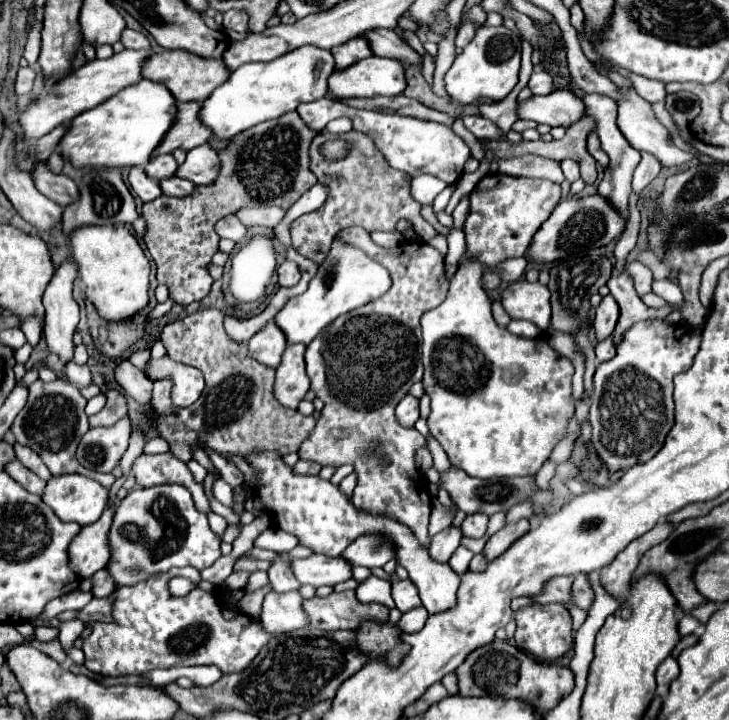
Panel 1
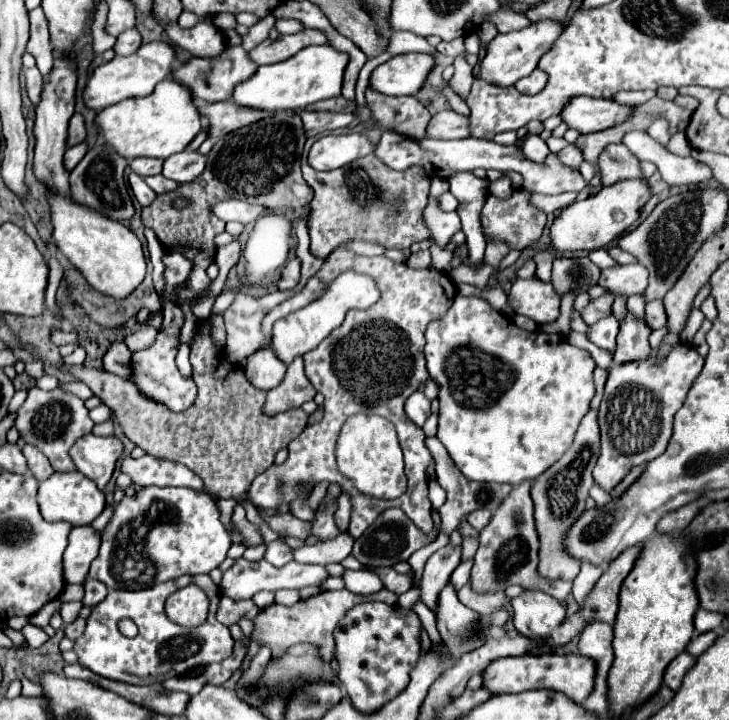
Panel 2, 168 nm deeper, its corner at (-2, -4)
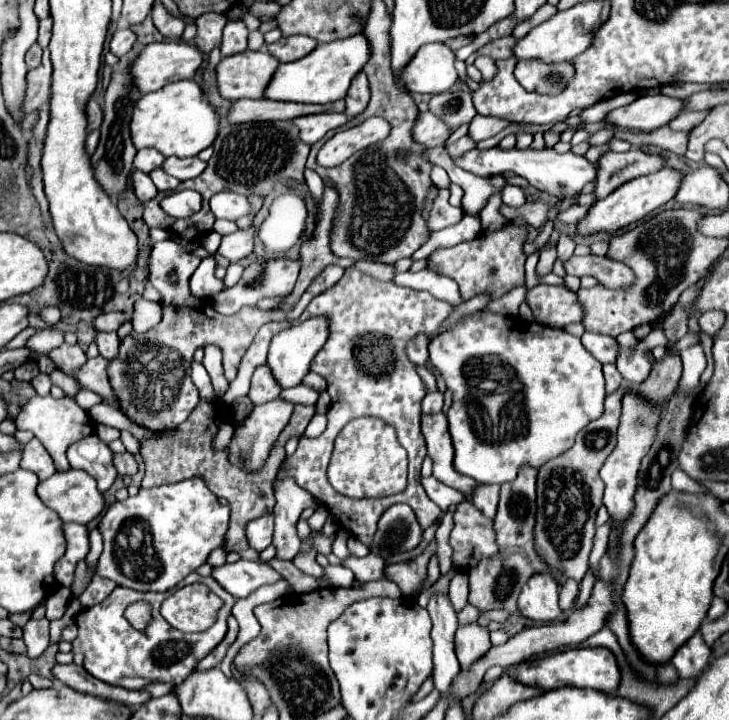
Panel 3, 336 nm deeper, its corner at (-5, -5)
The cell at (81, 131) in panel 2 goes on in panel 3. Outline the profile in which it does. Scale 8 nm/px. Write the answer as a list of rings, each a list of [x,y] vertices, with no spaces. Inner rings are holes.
[[[91,98],[89,104],[87,104],[87,120],[89,120],[89,126],[87,126],[89,132],[99,128],[101,122],[103,122],[103,110],[101,110],[101,104],[95,98]]]

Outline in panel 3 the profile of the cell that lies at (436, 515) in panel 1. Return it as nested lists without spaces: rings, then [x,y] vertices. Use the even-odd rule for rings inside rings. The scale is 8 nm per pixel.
[[[367,554],[363,558],[347,558],[341,562],[341,566],[347,566],[353,570],[353,574],[357,576],[359,582],[369,582],[369,580],[379,580],[383,578],[383,568],[385,568],[385,562],[381,556],[377,554]]]

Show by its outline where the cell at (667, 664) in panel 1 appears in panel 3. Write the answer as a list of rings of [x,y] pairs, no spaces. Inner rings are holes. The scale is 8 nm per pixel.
[[[695,632],[685,644],[683,648],[679,648],[675,652],[675,656],[671,658],[673,666],[677,668],[681,678],[693,678],[699,676],[703,670],[703,662],[707,664],[711,656],[711,648],[705,644],[701,632]]]

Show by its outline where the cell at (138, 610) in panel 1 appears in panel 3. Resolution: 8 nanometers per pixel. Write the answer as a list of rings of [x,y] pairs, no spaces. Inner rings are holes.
[[[193,572],[183,580],[183,584],[193,582],[205,582],[213,590],[213,594],[217,594],[223,600],[223,608],[219,610],[217,622],[205,632],[185,634],[169,626],[159,614],[159,606],[165,600],[165,592],[135,592],[117,586],[101,604],[83,608],[77,614],[79,636],[73,640],[73,654],[83,654],[83,668],[97,680],[107,682],[111,686],[121,686],[127,690],[141,690],[149,682],[165,682],[171,686],[179,686],[191,674],[197,662],[205,658],[223,640],[227,632],[227,616],[235,604],[235,598],[229,592],[225,592],[211,576],[203,578]],[[137,600],[147,600],[153,606],[153,620],[145,632],[137,632],[123,616],[125,608]]]

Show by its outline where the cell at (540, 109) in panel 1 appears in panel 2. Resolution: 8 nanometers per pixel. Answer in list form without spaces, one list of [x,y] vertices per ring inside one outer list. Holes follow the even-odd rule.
[[[572,97],[568,105],[560,111],[562,121],[580,133],[594,133],[608,129],[630,115],[630,107],[624,107],[610,99],[592,97]]]

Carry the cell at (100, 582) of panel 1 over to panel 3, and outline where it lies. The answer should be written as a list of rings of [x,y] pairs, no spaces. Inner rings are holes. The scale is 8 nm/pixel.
[[[95,576],[91,580],[91,584],[85,588],[85,592],[79,596],[79,602],[83,608],[89,608],[89,606],[95,606],[99,602],[103,602],[115,588],[117,584],[107,580],[107,578],[101,578],[101,576]]]

